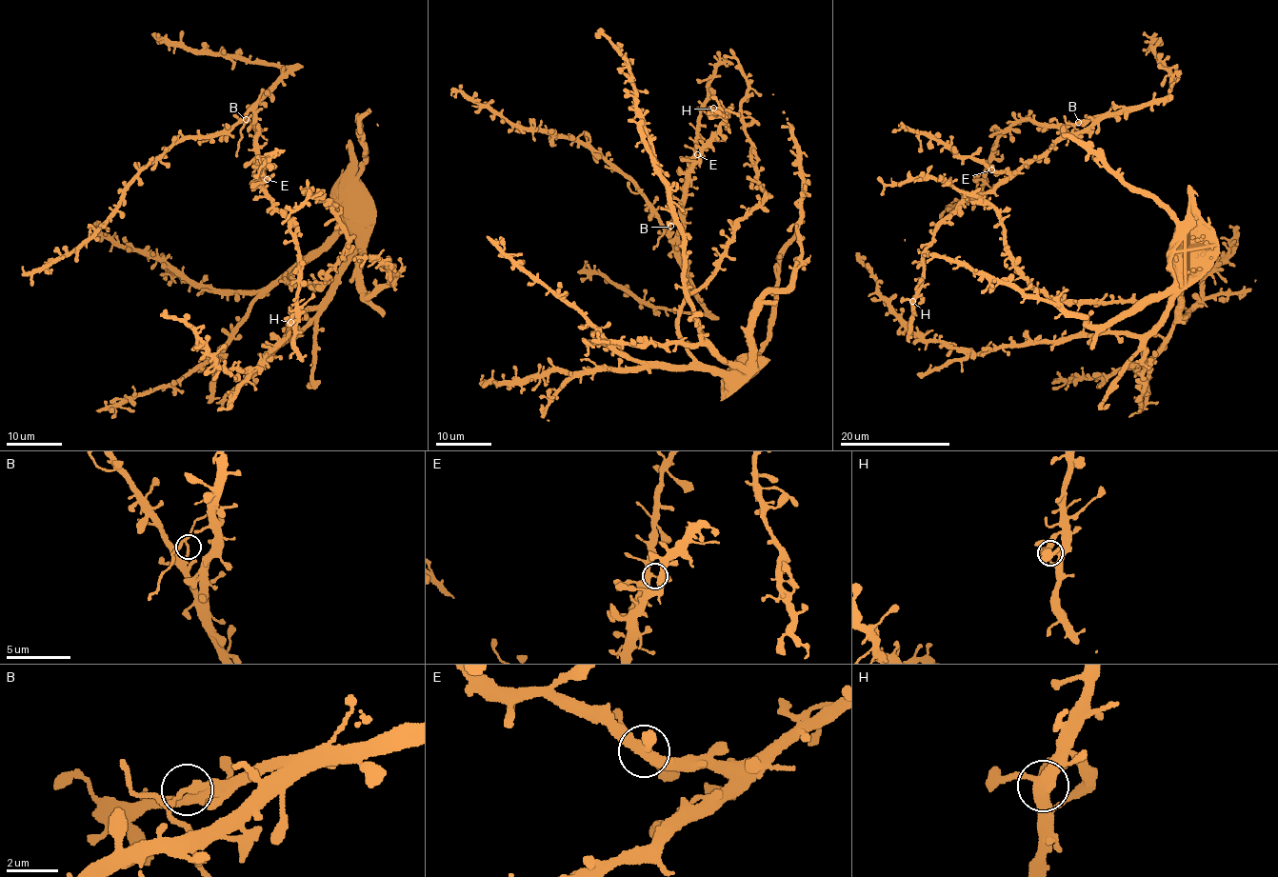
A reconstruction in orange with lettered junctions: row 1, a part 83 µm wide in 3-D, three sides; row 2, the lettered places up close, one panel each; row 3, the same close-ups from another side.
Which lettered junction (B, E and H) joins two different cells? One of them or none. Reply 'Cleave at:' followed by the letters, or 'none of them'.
Cleave at: B

